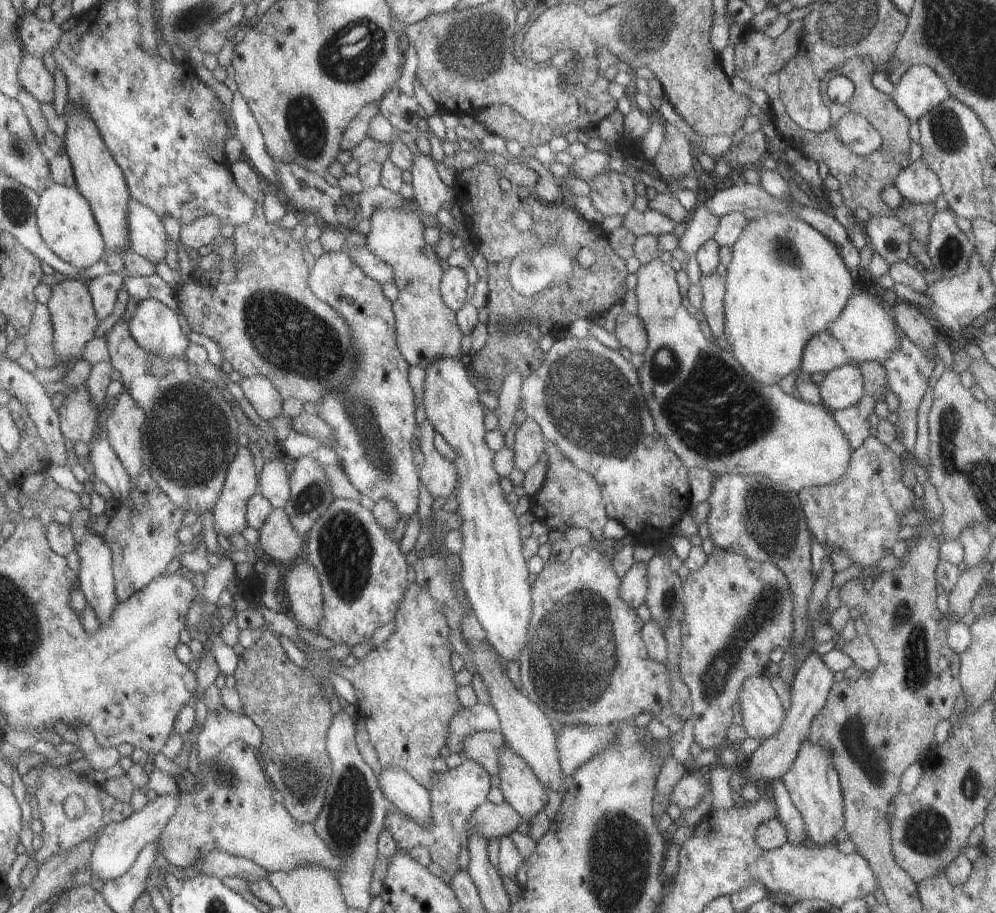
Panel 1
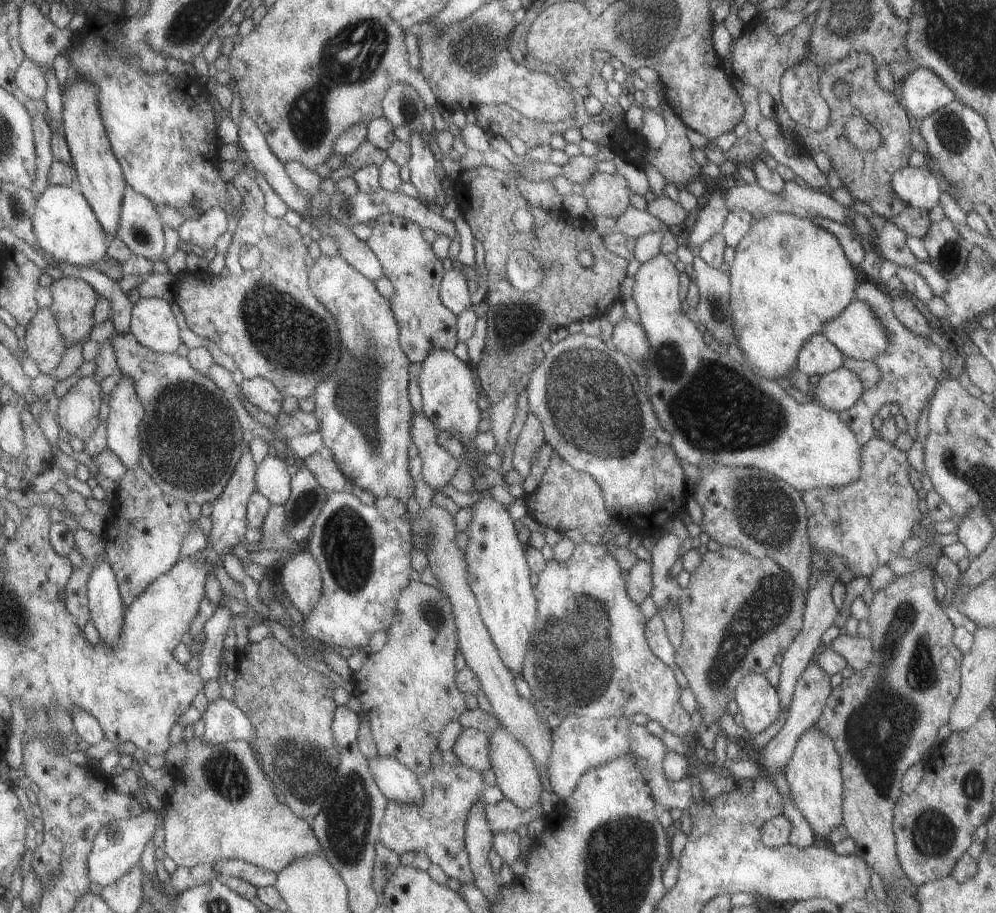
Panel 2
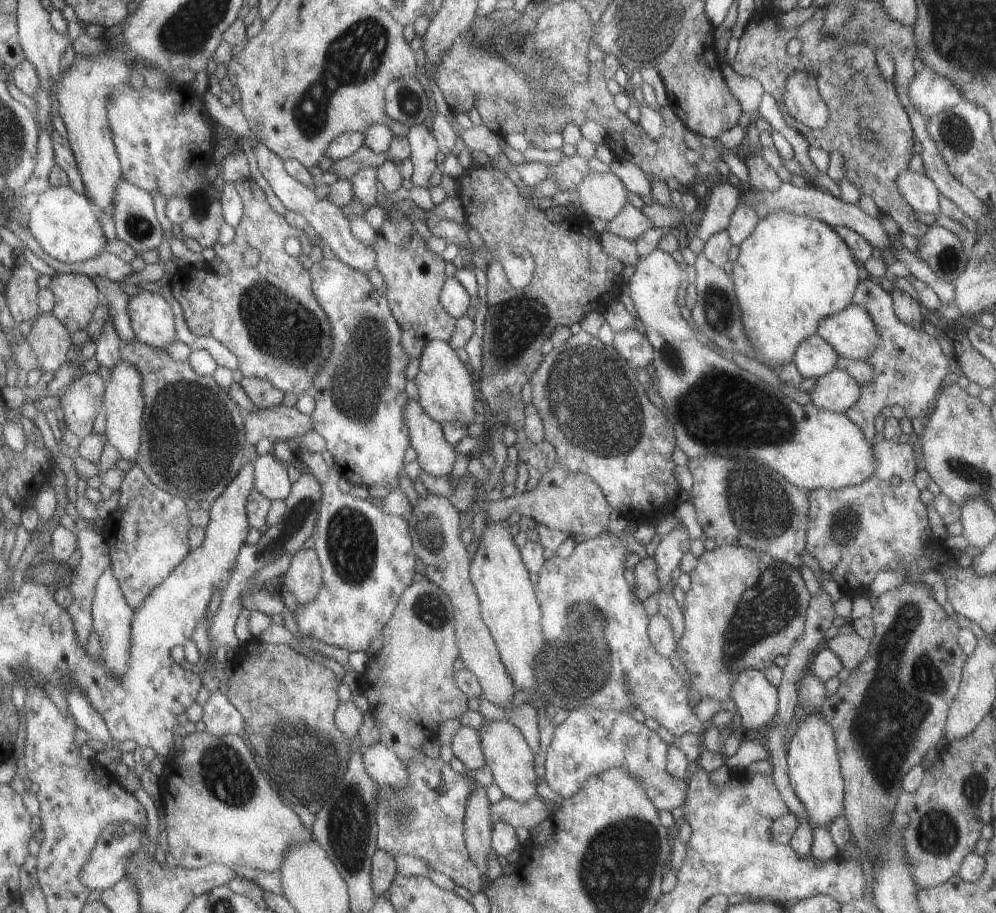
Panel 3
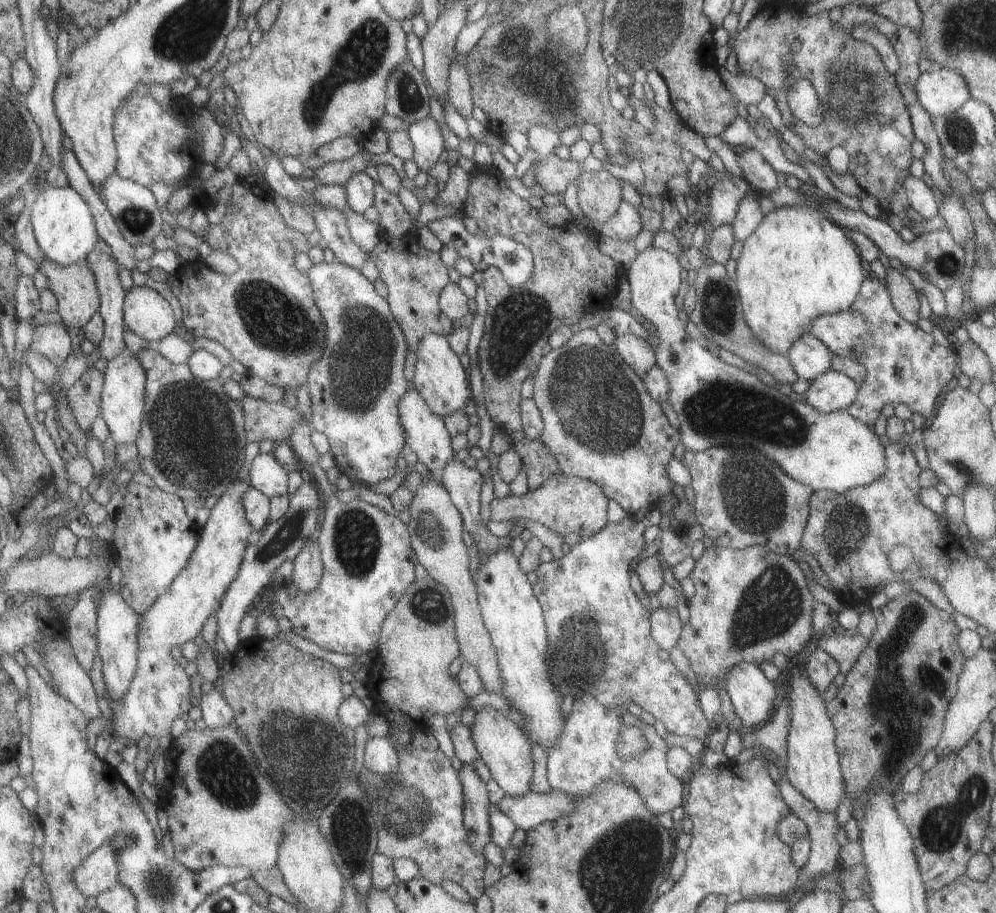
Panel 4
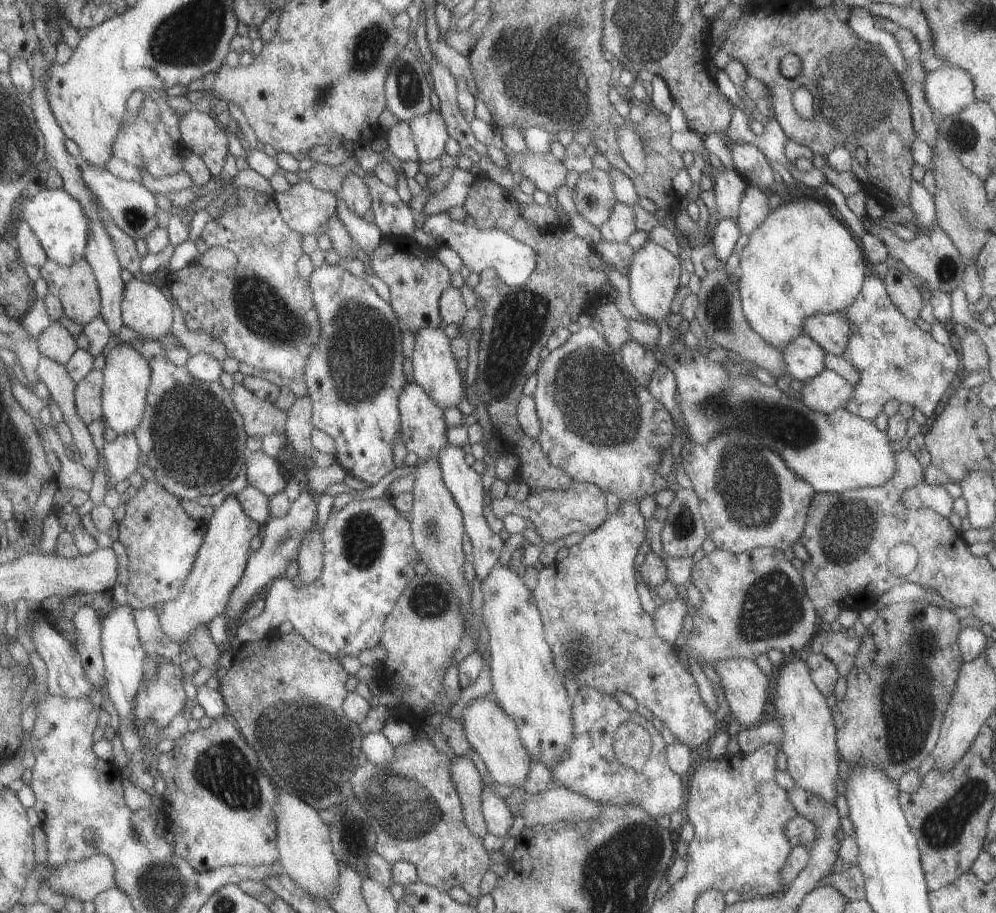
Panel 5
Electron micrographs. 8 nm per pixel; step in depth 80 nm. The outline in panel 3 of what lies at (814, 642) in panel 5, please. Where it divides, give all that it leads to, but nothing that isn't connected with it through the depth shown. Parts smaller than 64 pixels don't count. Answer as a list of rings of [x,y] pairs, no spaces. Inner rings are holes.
[[[841,630],[822,646],[829,649],[849,671],[859,664],[869,650],[870,642],[850,630]]]

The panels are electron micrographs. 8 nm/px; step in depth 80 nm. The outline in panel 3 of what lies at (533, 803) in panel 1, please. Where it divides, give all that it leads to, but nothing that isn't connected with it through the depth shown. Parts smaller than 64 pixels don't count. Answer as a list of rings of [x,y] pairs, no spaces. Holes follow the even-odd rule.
[[[487,720],[480,732],[480,741],[486,758],[486,764],[491,768],[493,782],[503,792],[503,796],[511,797],[520,803],[526,803],[537,796],[539,778],[535,774],[535,753],[528,739],[518,726],[511,721]]]

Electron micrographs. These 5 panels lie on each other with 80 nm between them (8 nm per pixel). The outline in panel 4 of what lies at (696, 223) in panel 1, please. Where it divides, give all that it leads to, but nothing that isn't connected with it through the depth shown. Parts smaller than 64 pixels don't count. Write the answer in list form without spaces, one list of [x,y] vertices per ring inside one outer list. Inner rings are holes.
[[[731,174],[717,175],[715,182],[706,194],[709,197],[709,211],[703,224],[704,230],[730,224],[739,201],[749,190],[743,178]]]

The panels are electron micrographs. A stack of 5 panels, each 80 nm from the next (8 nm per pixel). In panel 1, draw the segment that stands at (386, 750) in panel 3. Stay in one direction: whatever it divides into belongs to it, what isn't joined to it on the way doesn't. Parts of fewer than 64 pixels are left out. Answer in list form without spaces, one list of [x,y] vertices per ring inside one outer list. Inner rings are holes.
[[[403,769],[381,770],[378,777],[385,796],[407,817],[423,826],[432,819],[431,793],[412,774]]]

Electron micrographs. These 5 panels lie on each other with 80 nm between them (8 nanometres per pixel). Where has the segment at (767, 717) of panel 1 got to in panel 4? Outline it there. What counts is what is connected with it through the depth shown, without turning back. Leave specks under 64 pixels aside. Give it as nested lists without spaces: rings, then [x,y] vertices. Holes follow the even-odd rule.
[[[734,664],[724,676],[724,689],[740,724],[751,728],[767,722],[779,692],[756,664]]]

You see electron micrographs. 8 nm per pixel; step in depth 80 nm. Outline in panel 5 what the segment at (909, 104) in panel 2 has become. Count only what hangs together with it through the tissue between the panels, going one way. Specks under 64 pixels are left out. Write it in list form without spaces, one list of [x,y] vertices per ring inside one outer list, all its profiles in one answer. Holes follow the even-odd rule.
[[[944,64],[934,71],[925,72],[922,82],[922,91],[930,109],[946,117],[963,110],[968,104],[977,100],[973,94],[974,84],[972,78],[962,68]]]

